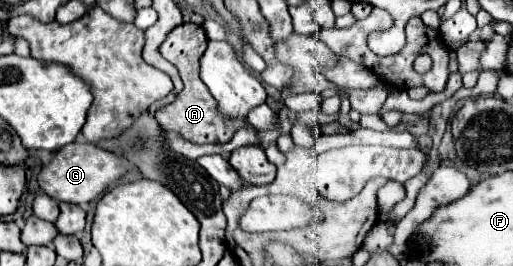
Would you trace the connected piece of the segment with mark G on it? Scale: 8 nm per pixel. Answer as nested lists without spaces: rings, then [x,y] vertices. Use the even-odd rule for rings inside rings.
[[[71,143],[61,147],[55,157],[41,167],[37,181],[39,187],[55,201],[75,203],[75,205],[87,205],[93,201],[101,191],[105,191],[113,181],[117,181],[121,175],[125,175],[129,163],[125,157],[117,157],[115,153],[91,145],[91,143]]]

